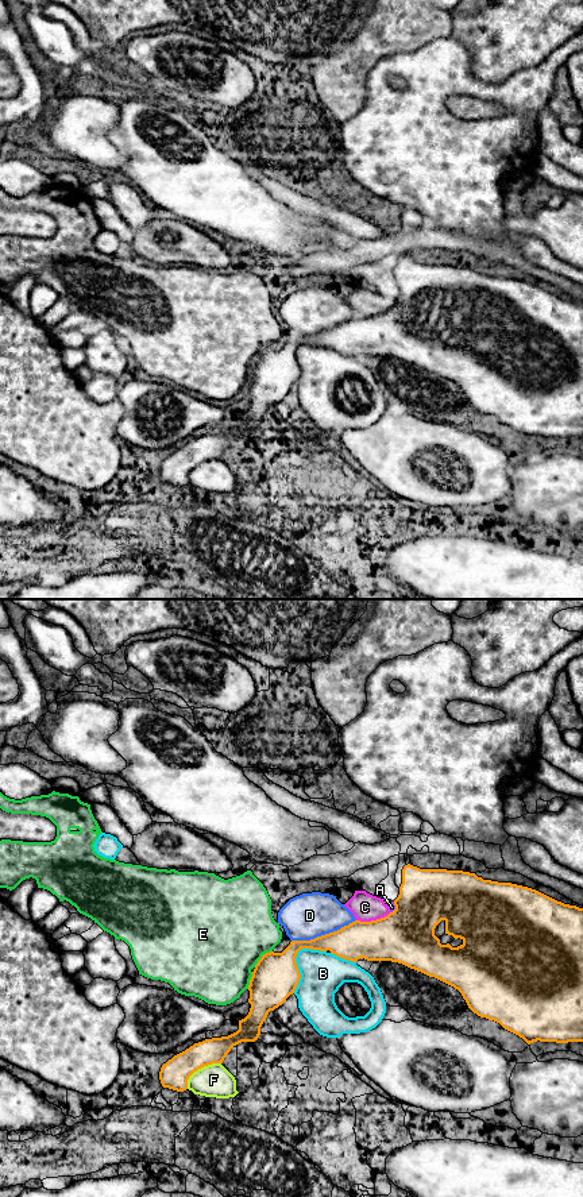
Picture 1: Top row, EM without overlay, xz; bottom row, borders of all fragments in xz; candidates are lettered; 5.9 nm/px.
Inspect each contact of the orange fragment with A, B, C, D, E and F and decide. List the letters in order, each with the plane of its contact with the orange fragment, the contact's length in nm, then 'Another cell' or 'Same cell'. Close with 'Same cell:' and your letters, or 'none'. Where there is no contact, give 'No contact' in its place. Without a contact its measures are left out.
A: Touches orange in xz. Shared border 80 nm. Another cell
B: Touches orange in xz. Shared border 320 nm. Another cell
C: Touches orange in xz. Shared border 220 nm. Another cell
D: Touches orange in xz. Shared border 400 nm. Another cell
E: Touches orange in xz. Shared border 150 nm. Another cell
F: Touches orange in xz. Shared border 260 nm. Another cell
Same cell: none

